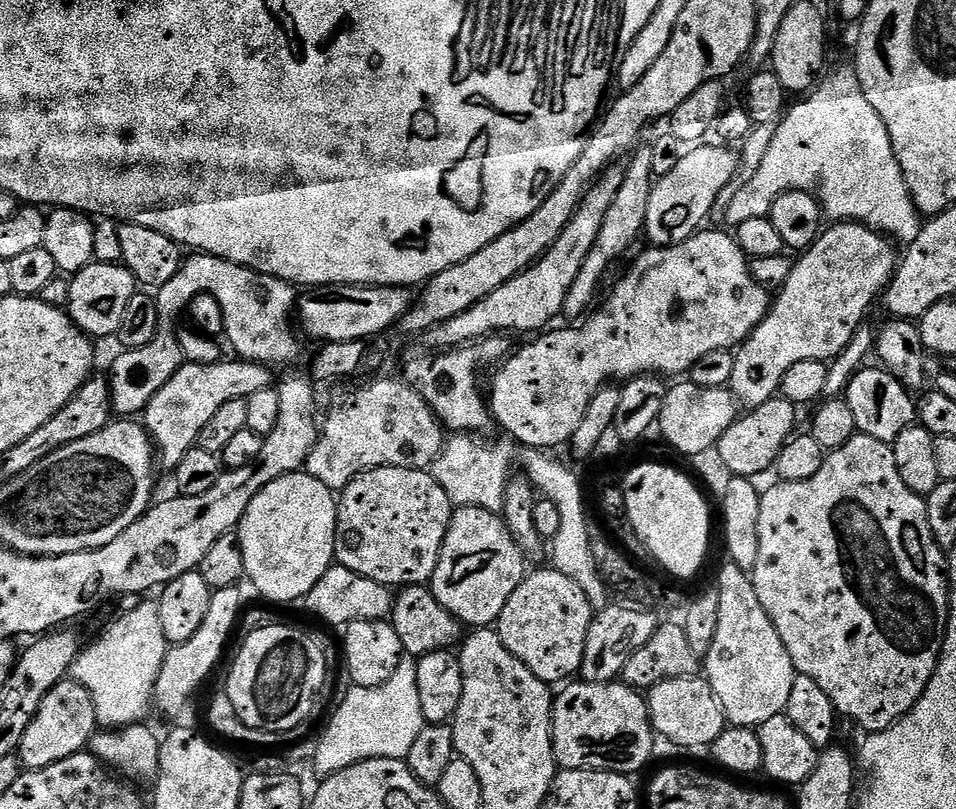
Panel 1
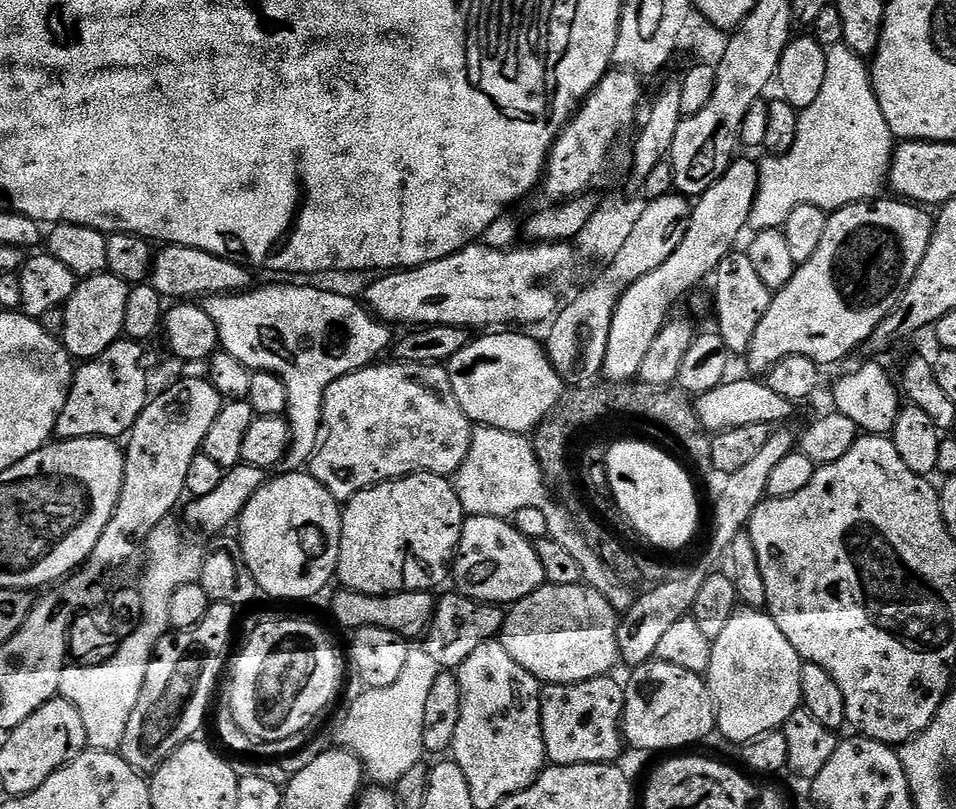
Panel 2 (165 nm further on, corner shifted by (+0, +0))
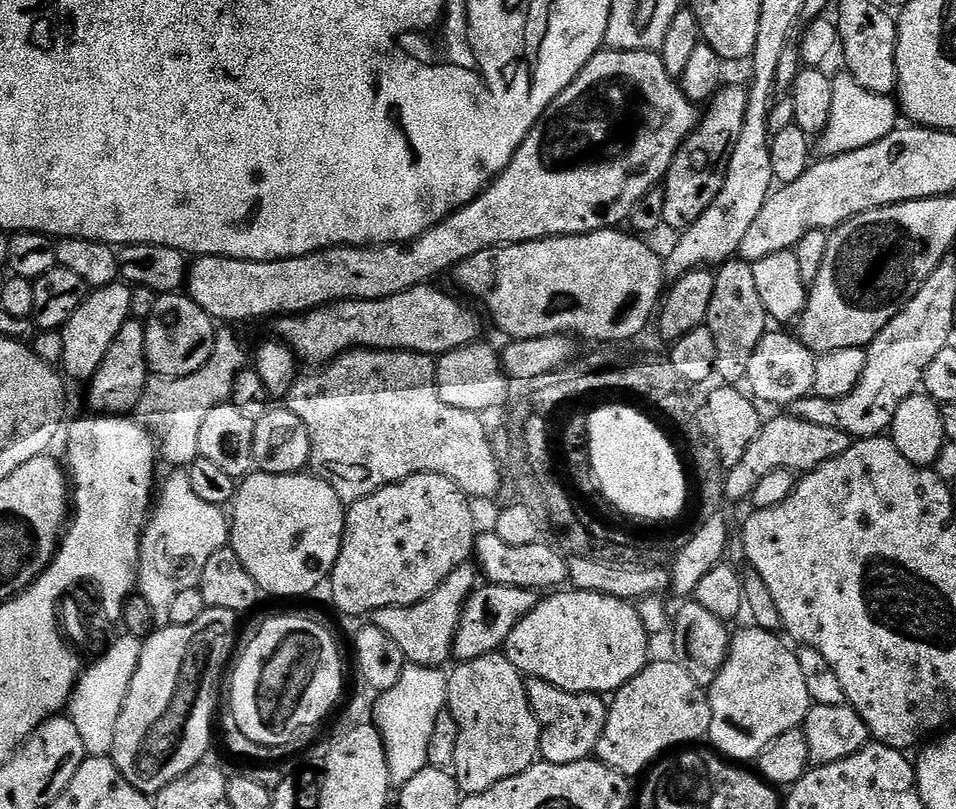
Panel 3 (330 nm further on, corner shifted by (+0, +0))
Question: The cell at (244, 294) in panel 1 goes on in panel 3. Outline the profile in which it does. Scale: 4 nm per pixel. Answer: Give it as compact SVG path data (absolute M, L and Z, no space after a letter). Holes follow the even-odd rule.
M419 284L390 298L342 300L311 312L282 316L275 321L275 335L289 344L308 366L329 364L343 352L357 348L375 348L377 352L423 352L439 358L456 348L477 343L481 339L481 313L436 287L440 286Z

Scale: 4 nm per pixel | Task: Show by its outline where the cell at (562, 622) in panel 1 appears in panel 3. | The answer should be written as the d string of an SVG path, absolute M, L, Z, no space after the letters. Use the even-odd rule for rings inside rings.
M564 590L545 595L534 606L534 610L530 610L530 614L518 622L518 626L510 630L510 638L506 638L502 649L504 655L514 662L514 666L525 677L550 682L550 686L560 688L563 692L616 693L623 684L637 676L650 660L650 637L642 626L639 611L629 601L613 596L603 596L597 592L560 591Z

